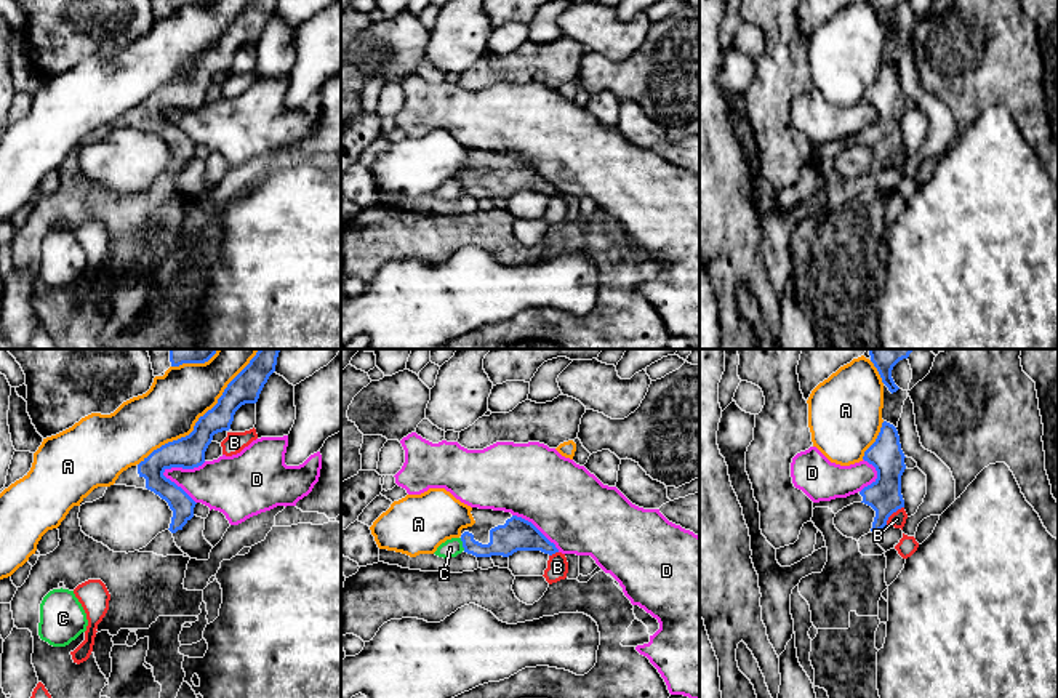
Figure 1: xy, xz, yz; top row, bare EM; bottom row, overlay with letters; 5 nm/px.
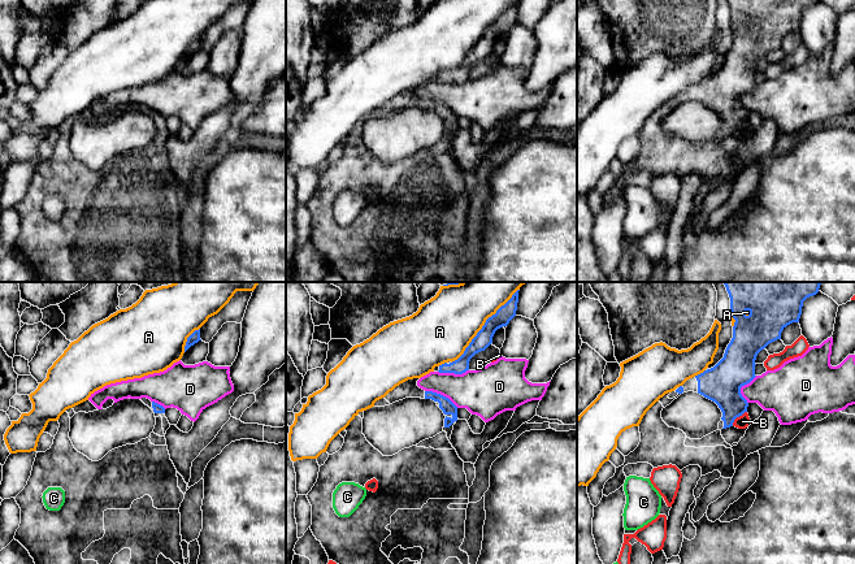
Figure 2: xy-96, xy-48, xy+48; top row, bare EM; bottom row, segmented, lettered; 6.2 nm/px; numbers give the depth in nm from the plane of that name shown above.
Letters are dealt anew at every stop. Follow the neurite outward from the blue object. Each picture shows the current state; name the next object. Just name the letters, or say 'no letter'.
no letter

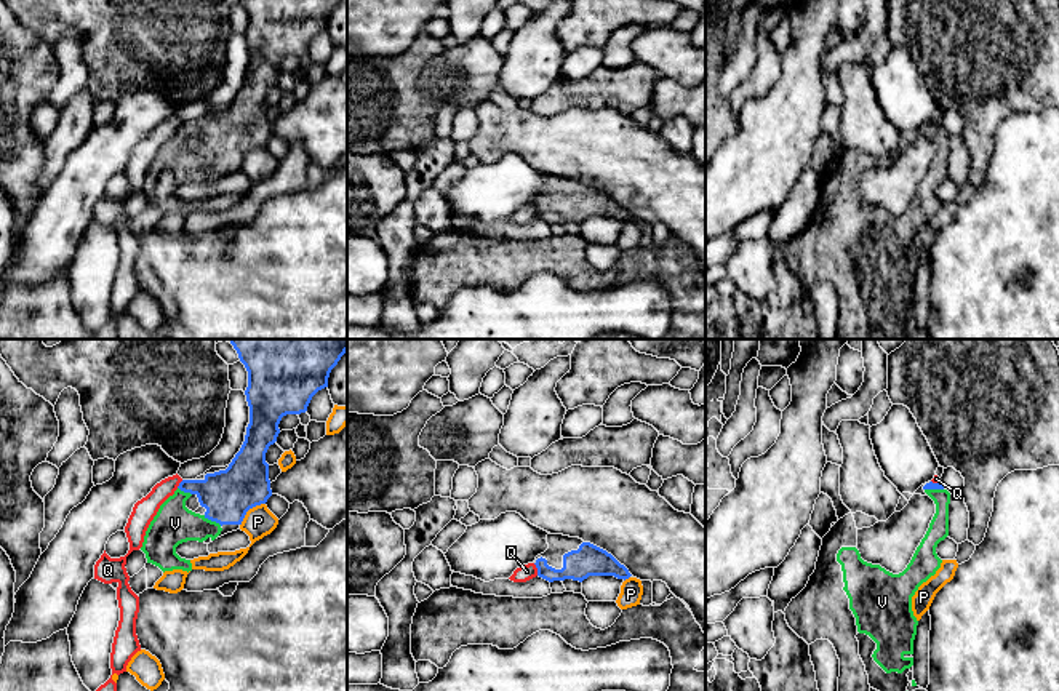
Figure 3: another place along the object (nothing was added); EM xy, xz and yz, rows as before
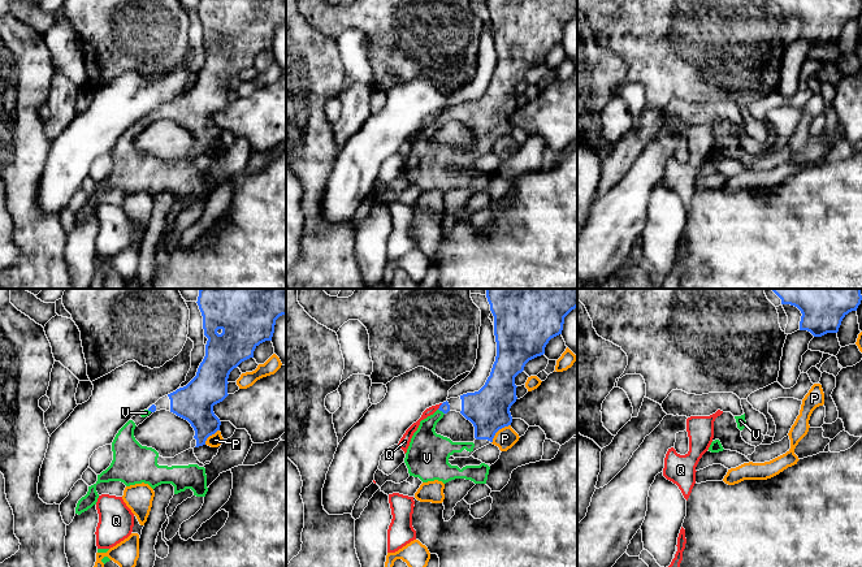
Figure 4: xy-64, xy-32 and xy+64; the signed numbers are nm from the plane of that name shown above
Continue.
V

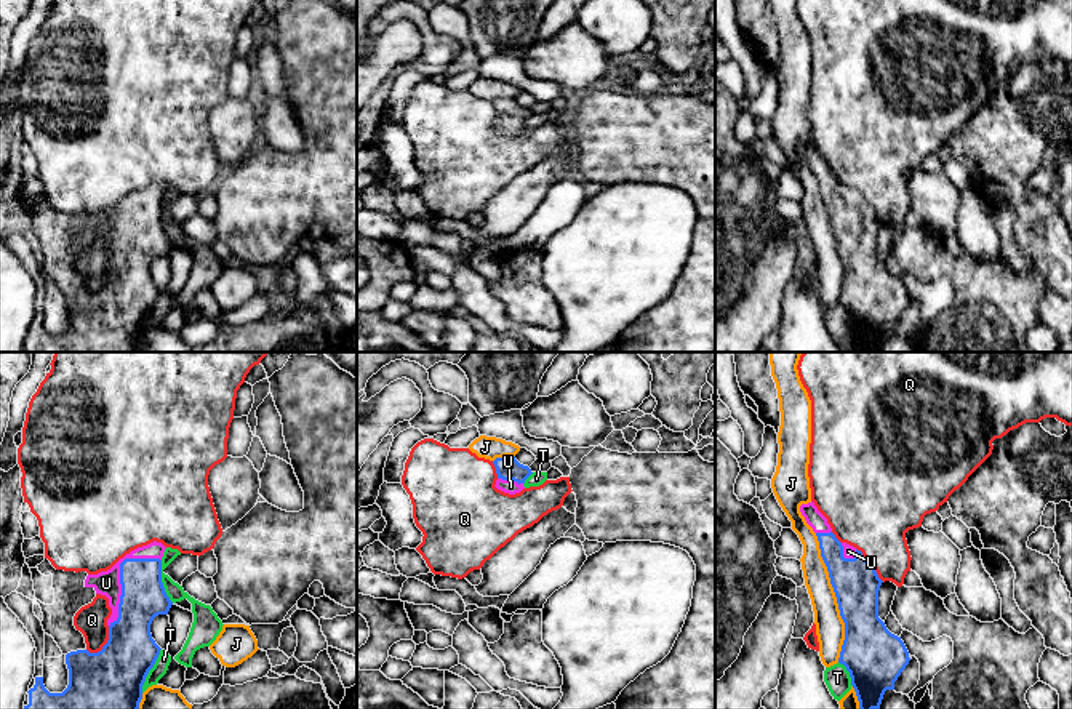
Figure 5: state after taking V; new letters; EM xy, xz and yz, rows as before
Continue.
U

